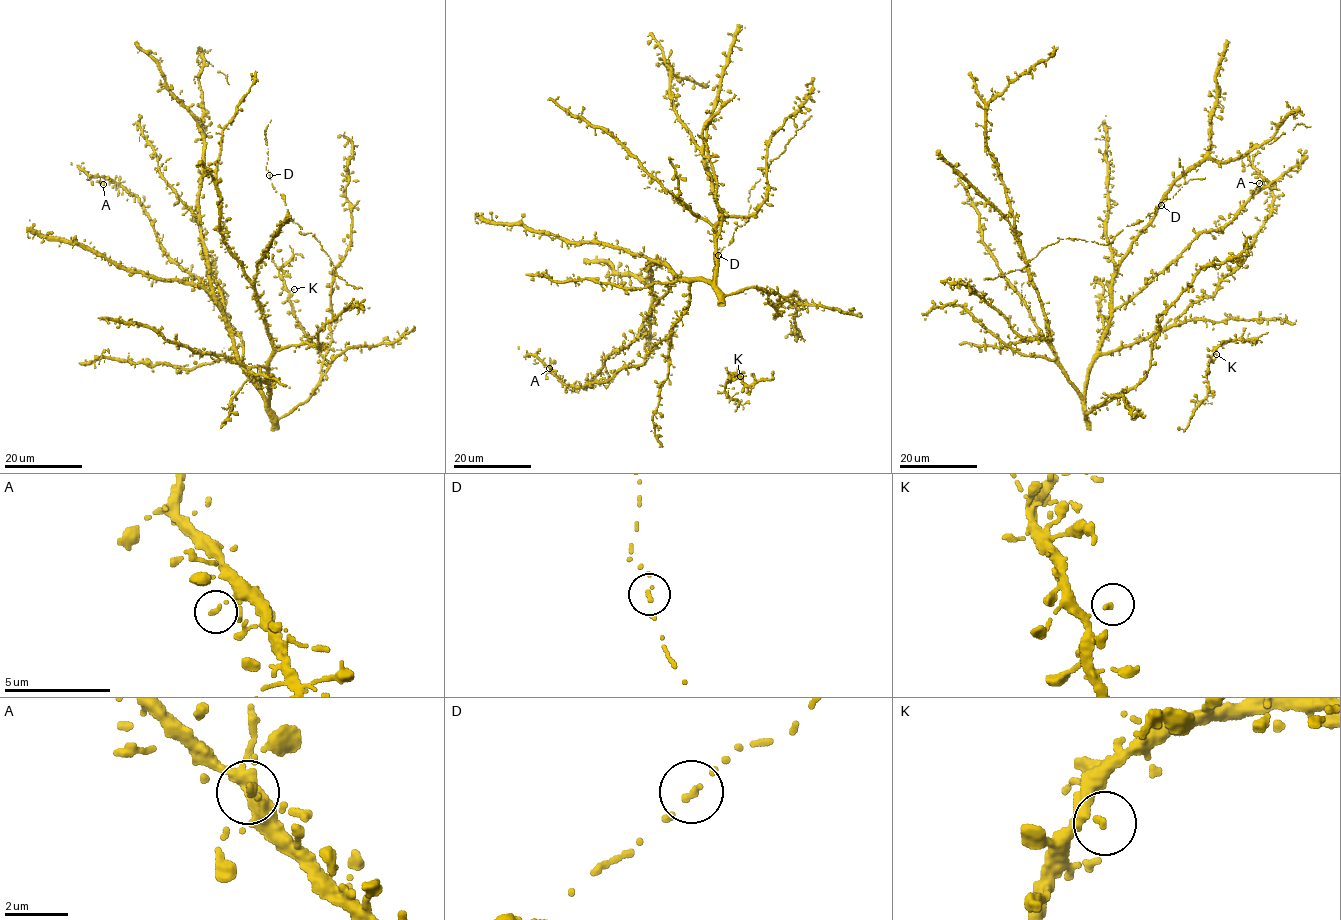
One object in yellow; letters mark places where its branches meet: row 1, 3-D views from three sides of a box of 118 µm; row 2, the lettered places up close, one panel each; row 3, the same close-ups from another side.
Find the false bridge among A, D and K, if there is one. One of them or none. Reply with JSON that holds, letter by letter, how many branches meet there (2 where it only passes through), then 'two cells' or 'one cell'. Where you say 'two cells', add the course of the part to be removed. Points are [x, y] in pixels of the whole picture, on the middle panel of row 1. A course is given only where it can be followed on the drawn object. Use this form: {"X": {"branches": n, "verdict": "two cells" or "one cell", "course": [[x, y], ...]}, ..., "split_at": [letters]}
{"A": {"branches": 1, "verdict": "one cell"}, "D": {"branches": 1, "verdict": "one cell"}, "K": {"branches": 1, "verdict": "one cell"}, "split_at": []}

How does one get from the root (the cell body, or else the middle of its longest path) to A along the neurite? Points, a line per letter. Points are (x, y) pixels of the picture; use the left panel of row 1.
A: (270, 363), (267, 402), (243, 367), (239, 336), (200, 278), (170, 259), (137, 197), (107, 178), (103, 184)

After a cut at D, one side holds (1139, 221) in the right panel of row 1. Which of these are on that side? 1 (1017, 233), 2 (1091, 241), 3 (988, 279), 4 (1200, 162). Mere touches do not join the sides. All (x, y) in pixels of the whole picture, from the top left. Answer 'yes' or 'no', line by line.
1: no
2: yes
3: yes
4: no

